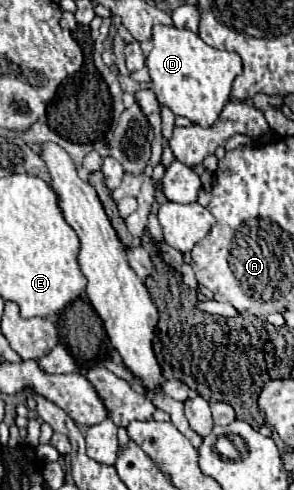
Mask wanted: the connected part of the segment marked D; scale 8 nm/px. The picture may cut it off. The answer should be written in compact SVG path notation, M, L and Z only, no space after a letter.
M156 26L152 30L152 44L154 48L146 58L146 68L158 102L194 124L212 126L230 100L234 78L242 72L240 56L236 52L212 48L198 34L176 26Z

